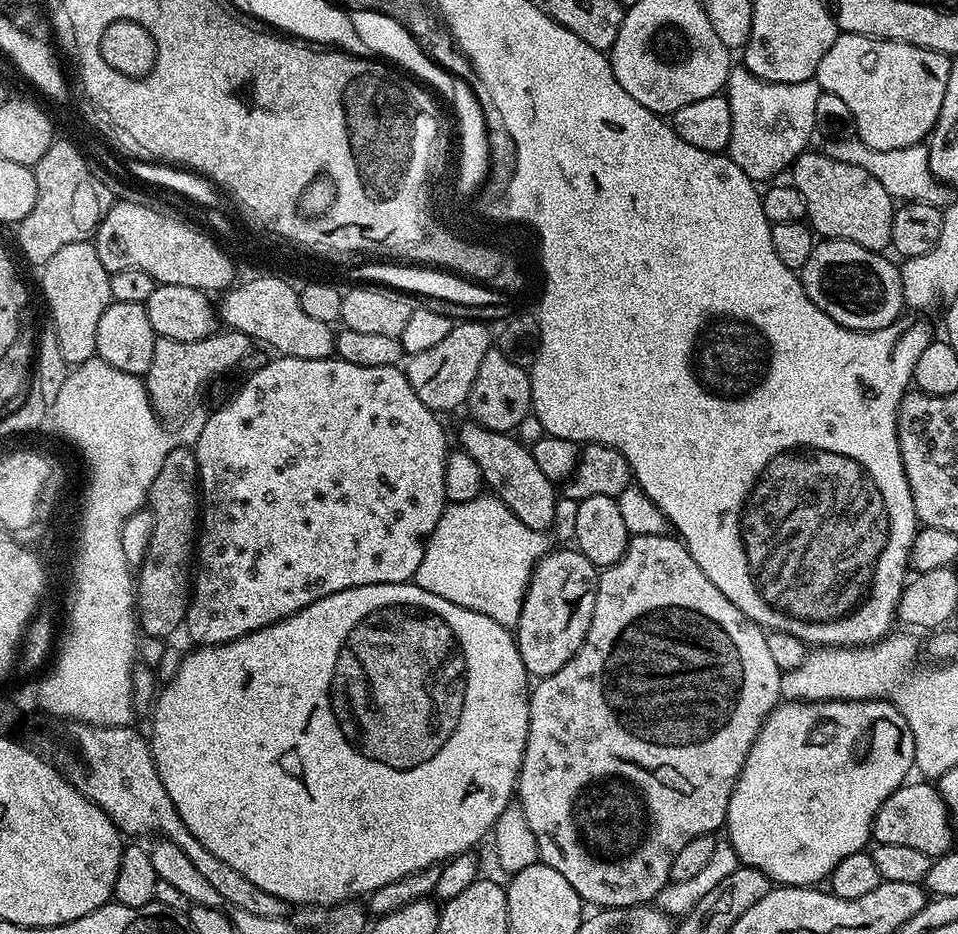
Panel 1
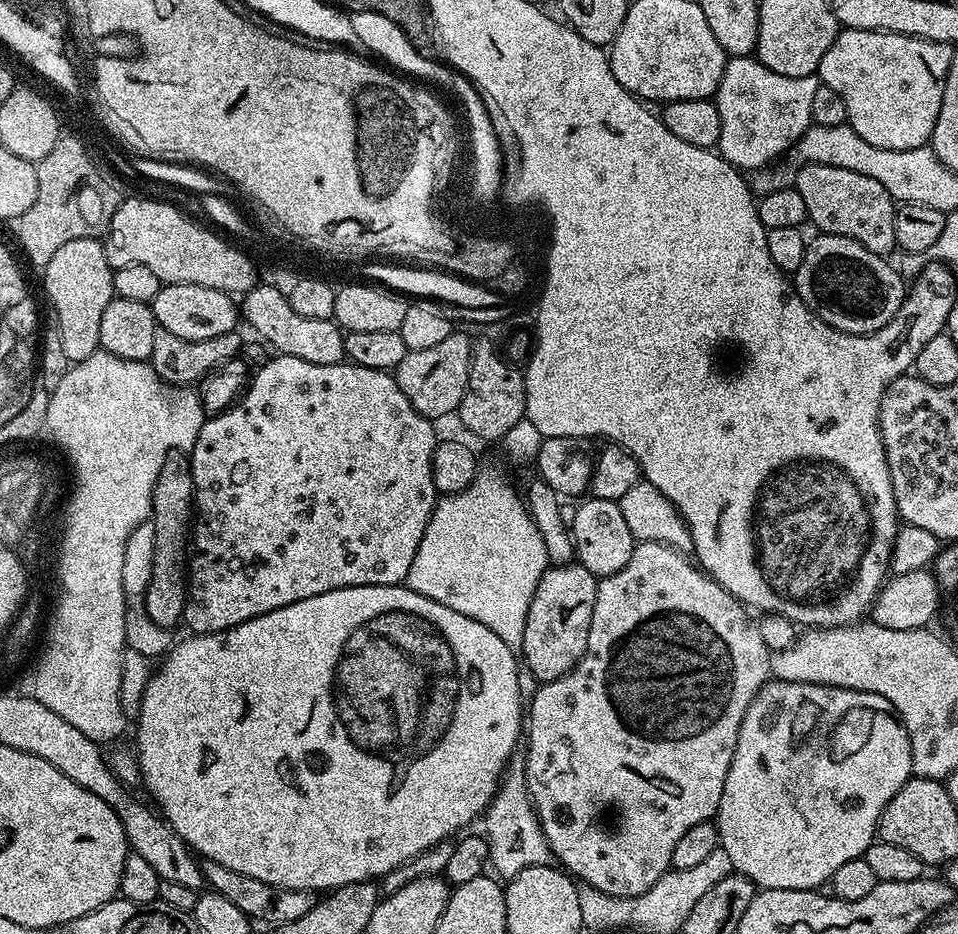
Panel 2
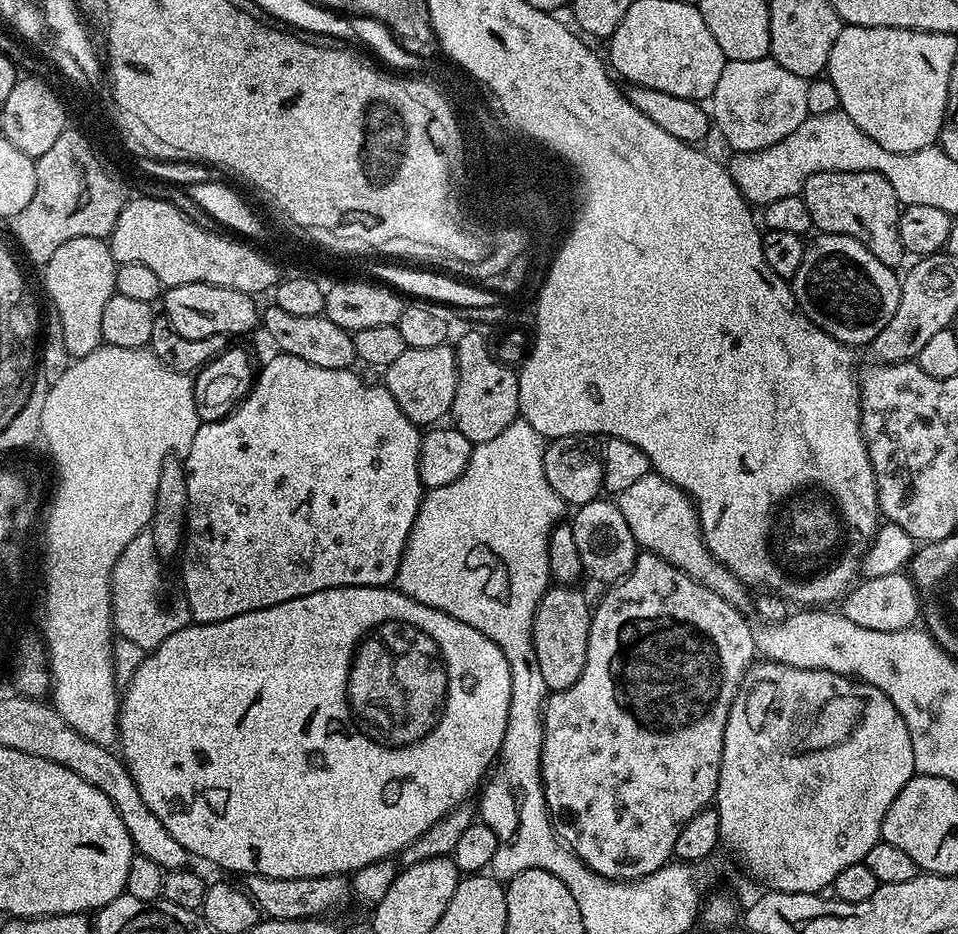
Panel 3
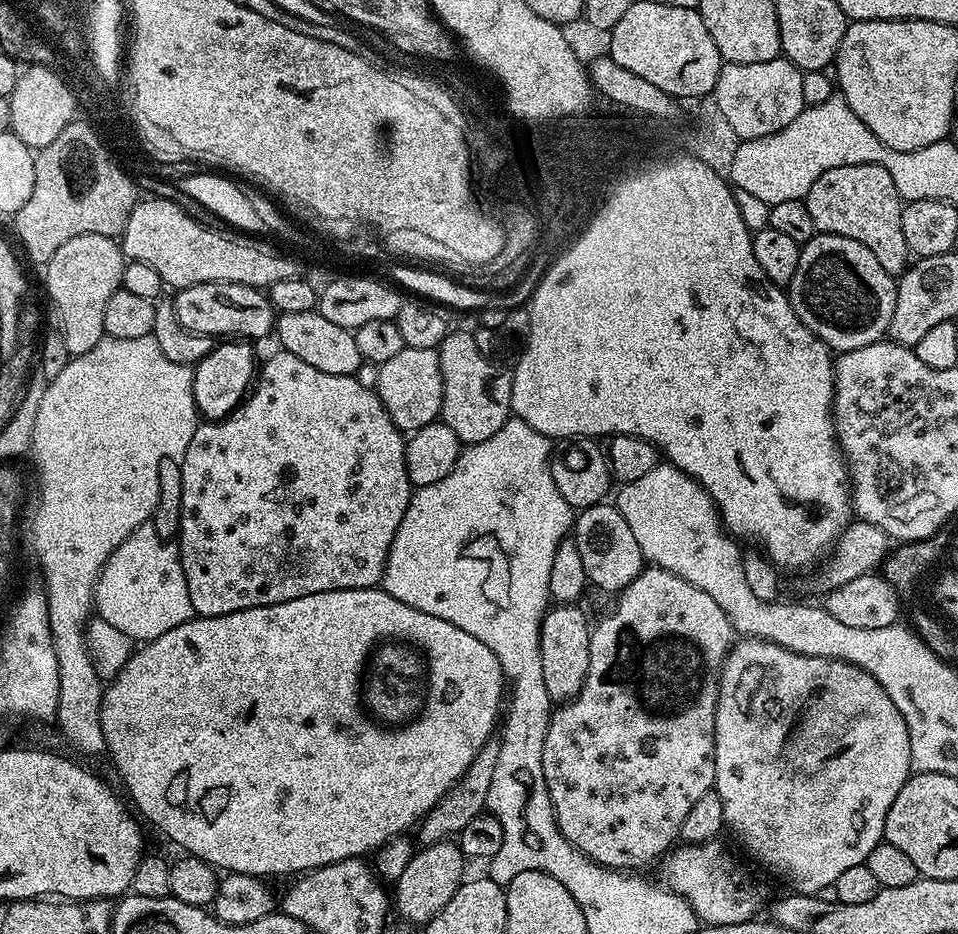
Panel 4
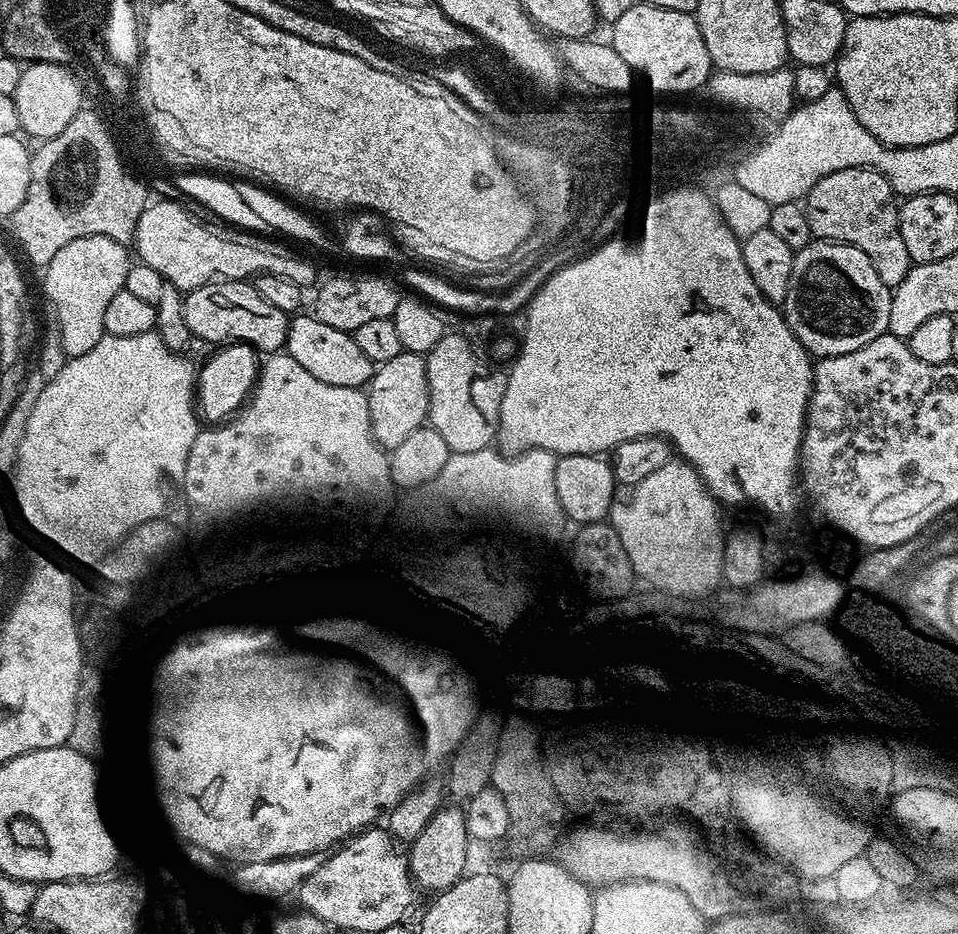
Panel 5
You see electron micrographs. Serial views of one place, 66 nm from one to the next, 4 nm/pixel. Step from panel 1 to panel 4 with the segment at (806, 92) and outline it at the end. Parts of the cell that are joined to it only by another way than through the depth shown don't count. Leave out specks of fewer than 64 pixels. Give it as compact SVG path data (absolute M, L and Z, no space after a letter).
M783 56L762 63L721 65L712 97L740 140L766 137L784 129L806 106L800 68Z

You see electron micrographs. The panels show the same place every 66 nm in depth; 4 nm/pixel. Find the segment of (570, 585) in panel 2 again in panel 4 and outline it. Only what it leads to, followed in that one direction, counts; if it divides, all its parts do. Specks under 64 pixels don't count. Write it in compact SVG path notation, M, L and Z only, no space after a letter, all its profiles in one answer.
M561 604L549 607L540 624L542 678L553 702L573 700L586 682L590 666L590 624L584 621L580 606Z

